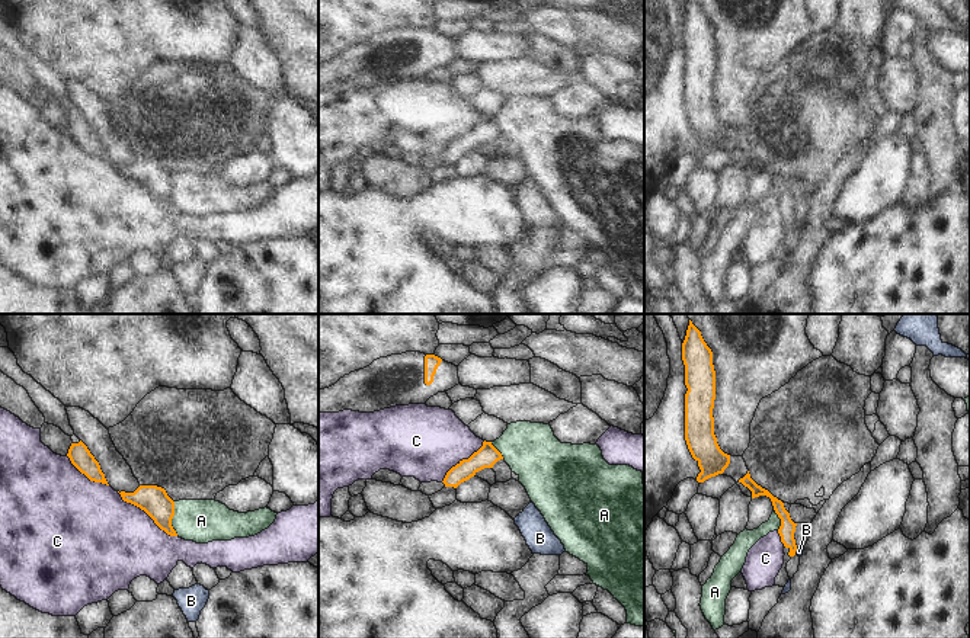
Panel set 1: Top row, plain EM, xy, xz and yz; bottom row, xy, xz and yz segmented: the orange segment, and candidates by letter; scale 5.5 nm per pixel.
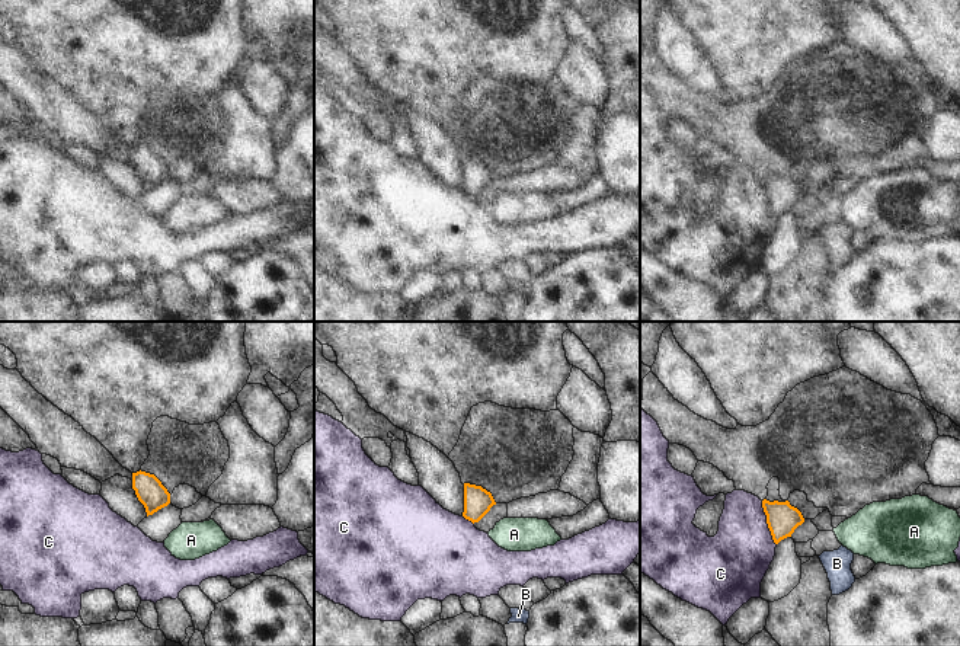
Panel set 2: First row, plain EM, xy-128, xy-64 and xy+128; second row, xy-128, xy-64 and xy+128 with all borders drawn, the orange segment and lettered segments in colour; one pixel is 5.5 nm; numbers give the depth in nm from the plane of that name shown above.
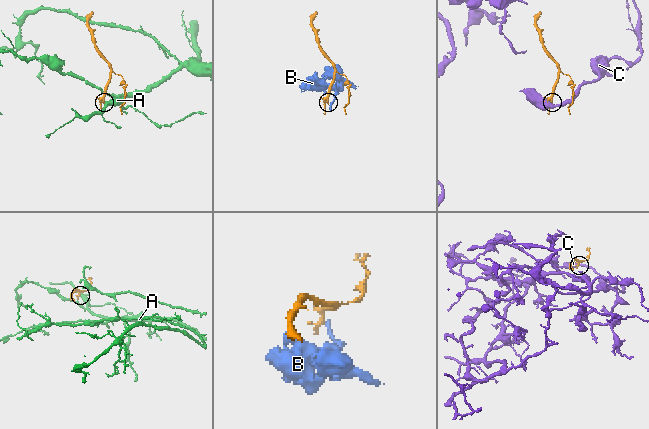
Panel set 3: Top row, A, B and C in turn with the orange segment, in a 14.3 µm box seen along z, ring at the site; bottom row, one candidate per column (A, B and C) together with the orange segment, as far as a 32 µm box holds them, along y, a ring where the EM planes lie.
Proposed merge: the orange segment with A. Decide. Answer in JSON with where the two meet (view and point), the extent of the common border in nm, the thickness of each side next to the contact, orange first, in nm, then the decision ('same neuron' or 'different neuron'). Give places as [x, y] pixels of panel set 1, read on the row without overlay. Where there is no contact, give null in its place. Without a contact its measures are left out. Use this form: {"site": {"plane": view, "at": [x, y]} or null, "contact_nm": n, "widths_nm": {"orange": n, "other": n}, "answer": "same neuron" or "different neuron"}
{"site": {"plane": "xy", "at": [172, 192]}, "contact_nm": 190, "widths_nm": {"orange": 160, "other": 240}, "answer": "different neuron"}

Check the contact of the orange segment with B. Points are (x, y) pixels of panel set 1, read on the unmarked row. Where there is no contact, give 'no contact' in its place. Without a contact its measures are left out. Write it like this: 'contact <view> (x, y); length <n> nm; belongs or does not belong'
contact yz (796, 224); length 40 nm; does not belong

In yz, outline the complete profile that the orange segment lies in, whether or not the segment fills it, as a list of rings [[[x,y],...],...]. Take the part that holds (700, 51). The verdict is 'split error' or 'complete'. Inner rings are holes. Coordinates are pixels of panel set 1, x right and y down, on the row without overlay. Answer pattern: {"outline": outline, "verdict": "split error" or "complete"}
{"outline": [[[688,0],[682,17],[685,39],[685,115],[701,147],[698,157],[723,148],[730,138],[714,109],[716,45],[713,26],[695,0]]], "verdict": "complete"}

